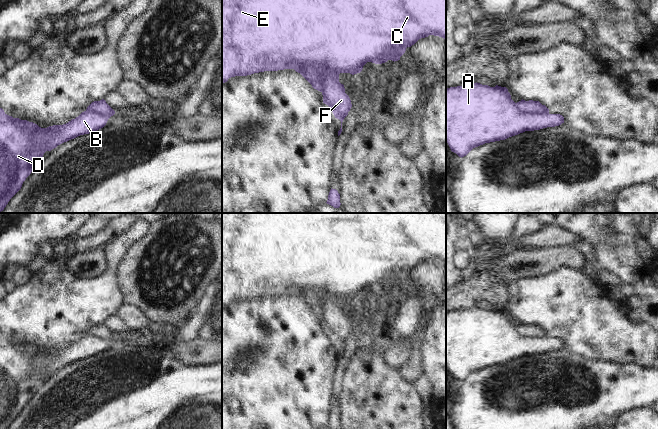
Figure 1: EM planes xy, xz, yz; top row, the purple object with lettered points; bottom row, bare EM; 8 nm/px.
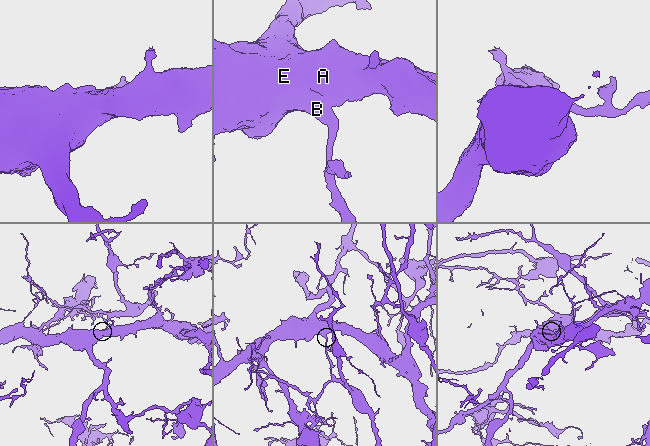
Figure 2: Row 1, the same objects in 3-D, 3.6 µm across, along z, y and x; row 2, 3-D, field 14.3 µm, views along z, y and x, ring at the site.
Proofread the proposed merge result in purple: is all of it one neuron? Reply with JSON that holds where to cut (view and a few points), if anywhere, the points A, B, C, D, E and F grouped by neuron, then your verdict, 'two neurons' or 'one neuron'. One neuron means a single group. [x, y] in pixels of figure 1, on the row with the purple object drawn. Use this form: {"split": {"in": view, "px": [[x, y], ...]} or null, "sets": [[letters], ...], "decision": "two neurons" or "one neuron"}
{"split": {"in": "xz", "px": [[338, 71], [327, 68], [321, 70], [320, 91]]}, "sets": [["A", "B", "C", "D", "E"], ["F"]], "decision": "two neurons"}

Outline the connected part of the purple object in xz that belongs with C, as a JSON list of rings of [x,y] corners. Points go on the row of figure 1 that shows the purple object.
[[[222,0],[222,84],[229,78],[235,76],[247,76],[264,71],[278,71],[284,69],[294,69],[300,73],[314,89],[321,92],[321,70],[328,68],[339,73],[350,73],[352,75],[360,73],[367,62],[382,64],[388,60],[398,61],[405,53],[407,47],[414,45],[419,39],[429,35],[439,36],[446,39],[446,0]]]

